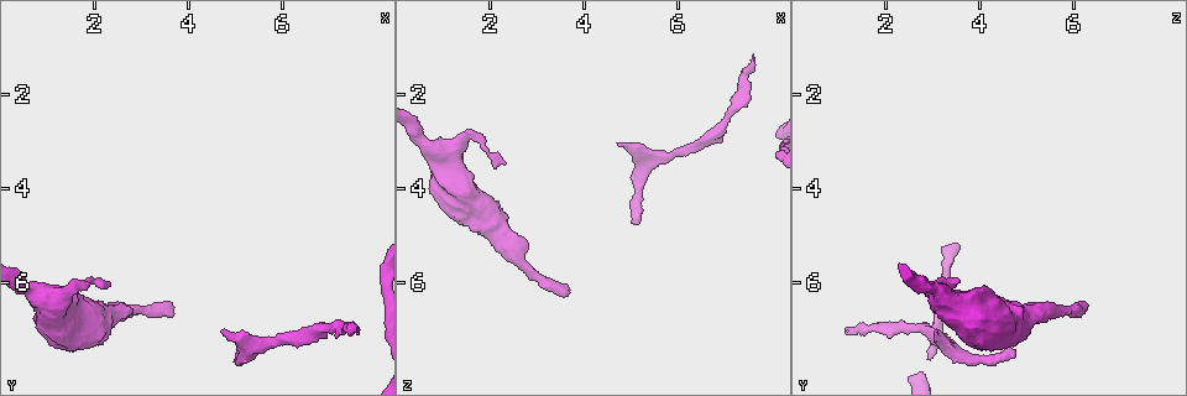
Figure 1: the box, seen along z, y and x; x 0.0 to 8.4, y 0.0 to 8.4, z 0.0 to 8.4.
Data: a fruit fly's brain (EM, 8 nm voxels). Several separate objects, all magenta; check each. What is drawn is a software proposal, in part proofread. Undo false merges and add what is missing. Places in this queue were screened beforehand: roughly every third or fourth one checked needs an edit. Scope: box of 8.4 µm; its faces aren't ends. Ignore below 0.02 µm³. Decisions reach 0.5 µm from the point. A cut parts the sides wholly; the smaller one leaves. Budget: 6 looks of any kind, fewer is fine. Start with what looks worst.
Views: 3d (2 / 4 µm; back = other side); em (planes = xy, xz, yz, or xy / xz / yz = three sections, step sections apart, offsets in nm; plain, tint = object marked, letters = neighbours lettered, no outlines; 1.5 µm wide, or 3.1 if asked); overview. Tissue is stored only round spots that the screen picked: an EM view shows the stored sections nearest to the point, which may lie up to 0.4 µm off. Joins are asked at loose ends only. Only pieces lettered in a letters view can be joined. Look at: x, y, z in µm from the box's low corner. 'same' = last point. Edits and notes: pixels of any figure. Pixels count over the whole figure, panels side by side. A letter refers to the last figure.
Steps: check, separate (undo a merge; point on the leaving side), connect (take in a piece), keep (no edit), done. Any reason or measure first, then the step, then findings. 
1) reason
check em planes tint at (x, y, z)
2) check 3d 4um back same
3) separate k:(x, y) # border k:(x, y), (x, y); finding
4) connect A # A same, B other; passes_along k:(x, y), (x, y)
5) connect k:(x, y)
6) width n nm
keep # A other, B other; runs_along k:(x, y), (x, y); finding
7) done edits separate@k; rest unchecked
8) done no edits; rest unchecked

long arm stops here
check em planes letters at (3.70, 6.70, 6.15)

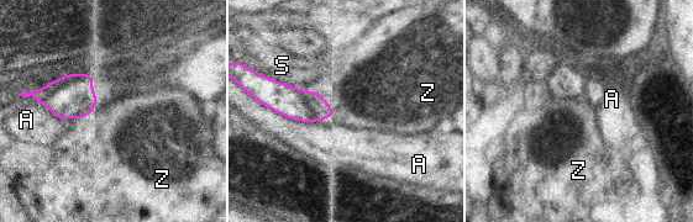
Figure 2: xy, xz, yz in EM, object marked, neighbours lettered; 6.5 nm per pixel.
keep # A other, S other, Z other; border 2:(250, 94), (295, 120), (335, 112); no lettered piece goes on from it

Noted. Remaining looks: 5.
an open end
check em yz step 4 plain at (7.65, 7.15, 1.20)

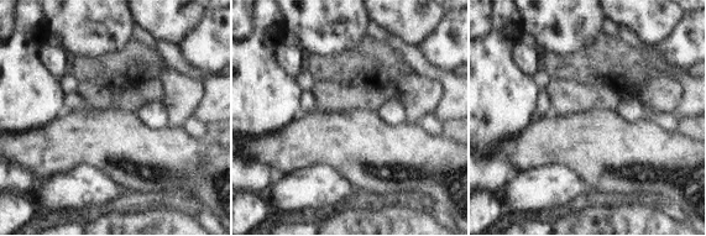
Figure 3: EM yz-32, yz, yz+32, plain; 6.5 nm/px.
check em yz step 4 letters same

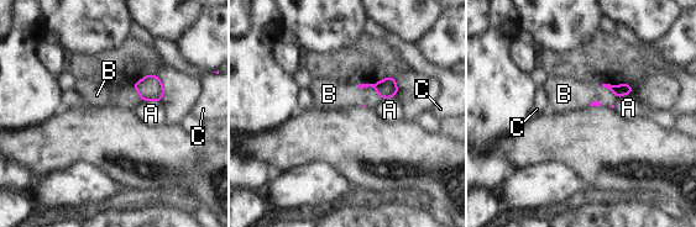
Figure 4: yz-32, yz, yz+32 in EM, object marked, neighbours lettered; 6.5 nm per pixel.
connect B # A other, B same, C other; passes_along 4:(387, 88), (370, 85), (333, 95); the cell continues

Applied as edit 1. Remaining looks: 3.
done edits connect@4; rest unchecked

